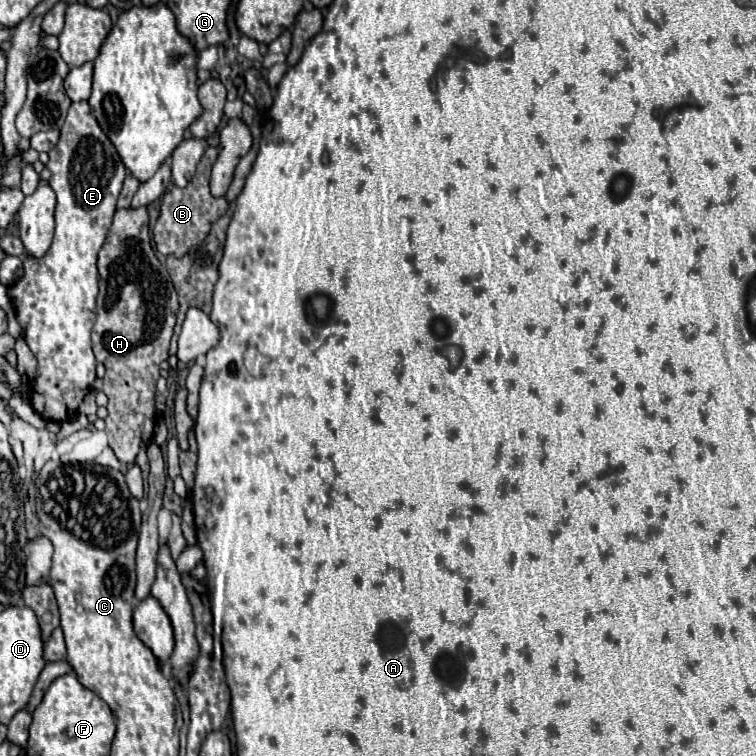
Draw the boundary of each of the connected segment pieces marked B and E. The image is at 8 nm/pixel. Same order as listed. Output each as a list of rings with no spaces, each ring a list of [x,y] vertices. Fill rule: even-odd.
[[[211,146],[205,150],[199,166],[197,166],[197,172],[195,176],[191,178],[189,186],[187,188],[173,188],[169,190],[165,196],[163,196],[163,204],[161,204],[161,216],[153,228],[153,240],[155,240],[155,246],[157,250],[163,254],[163,256],[185,256],[191,248],[197,248],[203,244],[203,240],[207,238],[209,230],[211,230],[211,224],[221,218],[229,204],[225,198],[213,198],[209,194],[209,176],[211,176],[211,168],[215,164],[219,156],[219,146]]]
[[[85,100],[71,104],[61,126],[61,140],[49,152],[47,168],[51,170],[49,184],[57,194],[53,244],[41,258],[23,256],[25,272],[7,294],[15,300],[17,322],[37,358],[37,376],[29,384],[29,402],[43,420],[65,422],[77,414],[95,380],[91,328],[99,282],[97,254],[111,228],[127,170]]]

